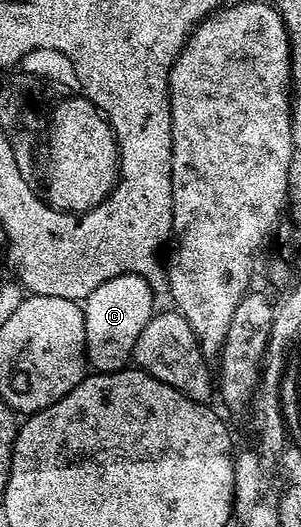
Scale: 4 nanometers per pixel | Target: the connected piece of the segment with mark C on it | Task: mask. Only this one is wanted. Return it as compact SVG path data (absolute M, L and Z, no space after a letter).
M119 274L110 281L103 281L99 289L91 289L89 296L83 300L85 313L85 357L88 366L94 372L106 375L126 370L130 366L135 341L139 341L139 333L143 333L143 325L154 315L153 298L155 292L152 285L138 274Z

